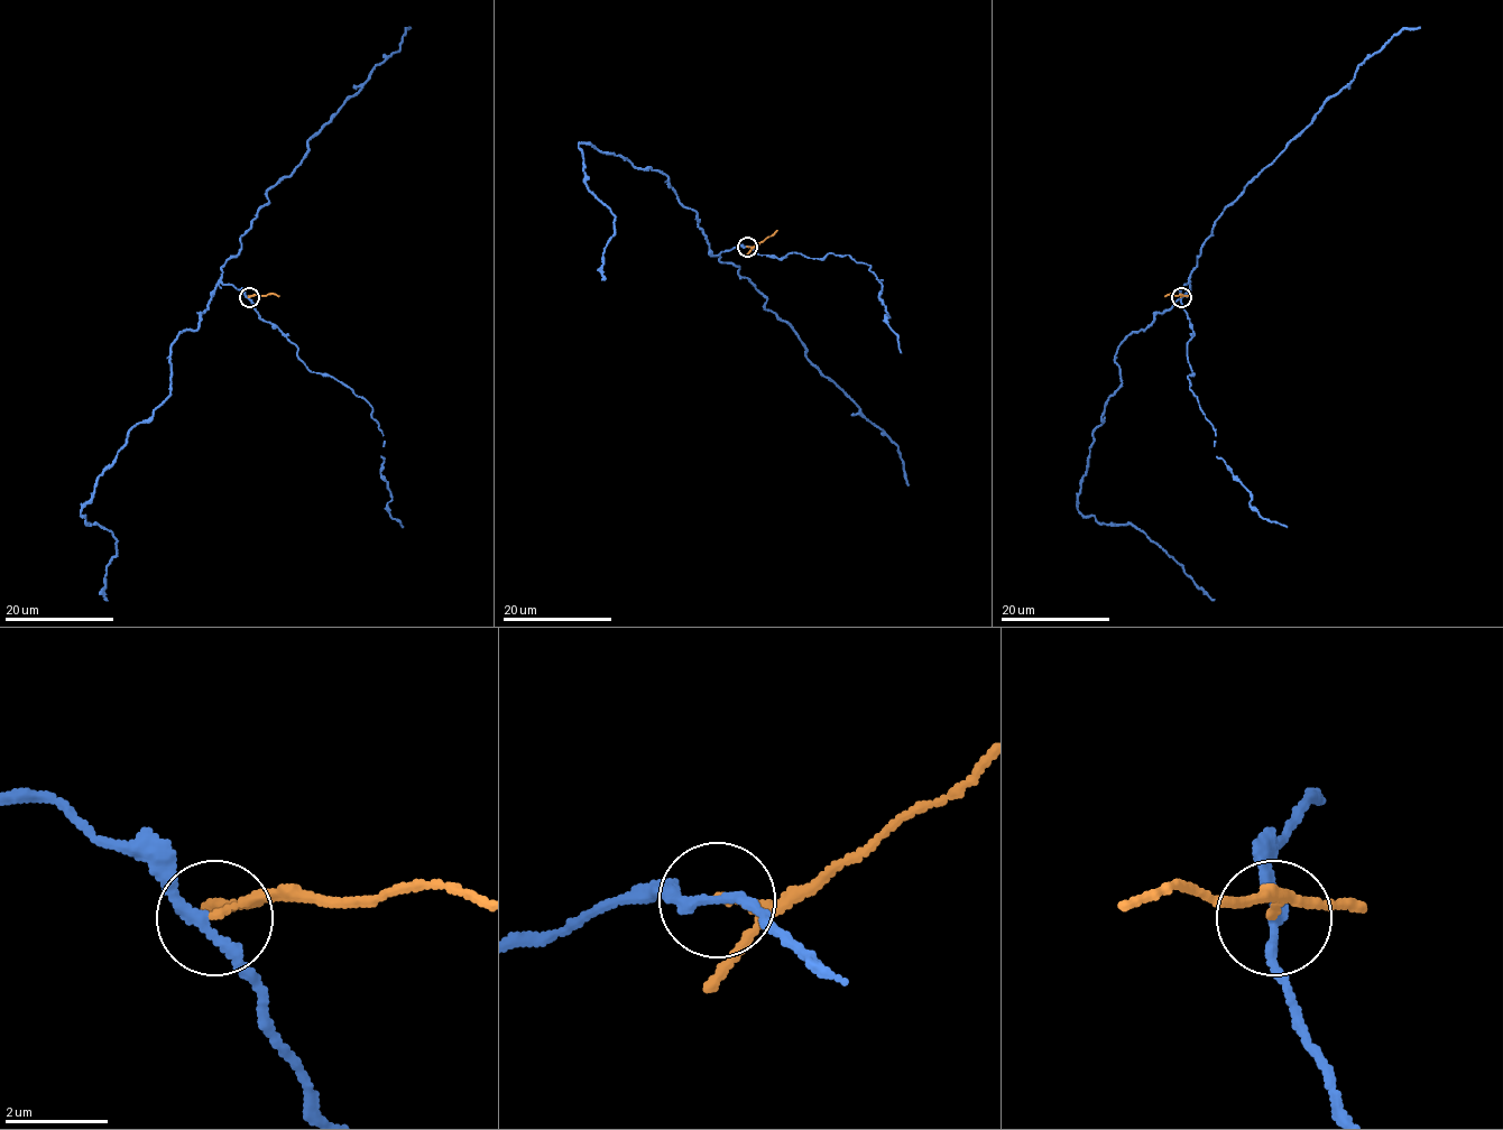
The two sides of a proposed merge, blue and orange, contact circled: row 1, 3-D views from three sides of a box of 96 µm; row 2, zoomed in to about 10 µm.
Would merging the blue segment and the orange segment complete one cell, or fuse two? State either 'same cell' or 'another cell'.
another cell

